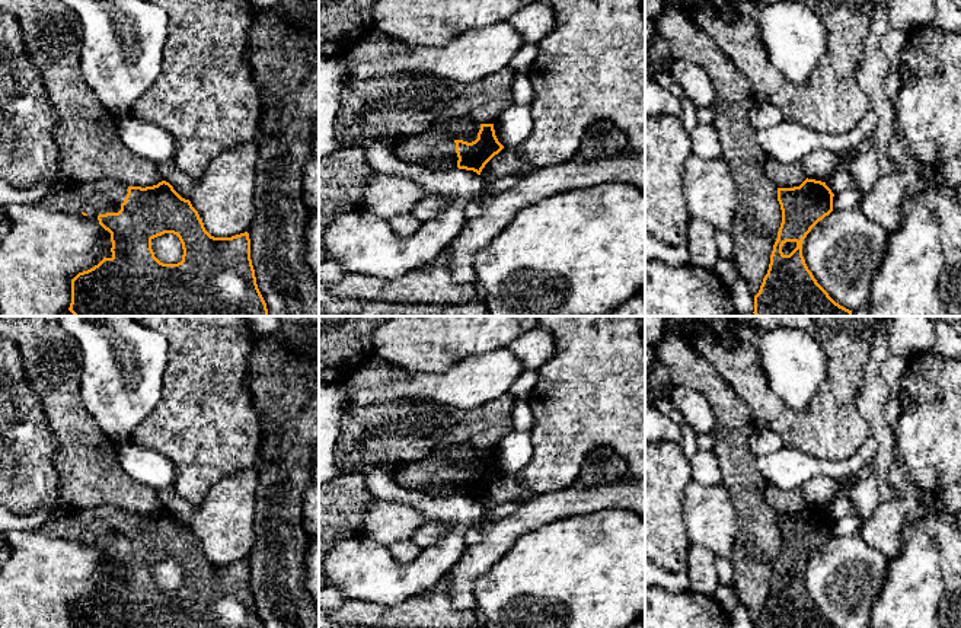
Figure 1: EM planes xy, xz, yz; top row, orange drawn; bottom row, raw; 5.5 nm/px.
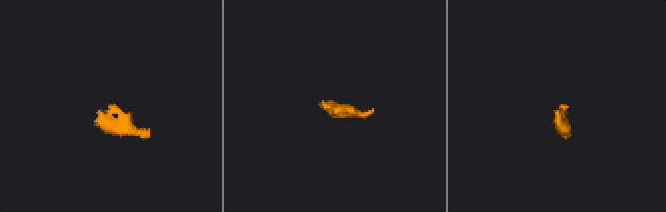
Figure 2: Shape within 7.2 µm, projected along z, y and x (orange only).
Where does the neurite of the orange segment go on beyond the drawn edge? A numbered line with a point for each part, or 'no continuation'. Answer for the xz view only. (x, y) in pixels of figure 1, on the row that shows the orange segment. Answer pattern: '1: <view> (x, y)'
1: xz (436, 149)

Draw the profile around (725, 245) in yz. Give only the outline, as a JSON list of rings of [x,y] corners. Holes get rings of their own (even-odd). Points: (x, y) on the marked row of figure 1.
[[[715,230],[715,240],[721,259],[734,259],[734,240],[731,233],[724,230]]]

